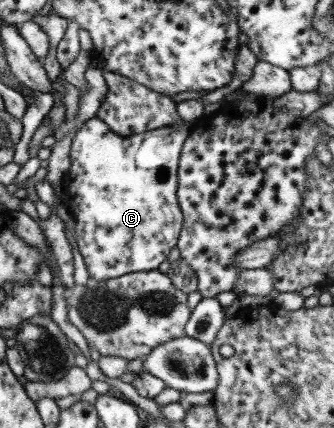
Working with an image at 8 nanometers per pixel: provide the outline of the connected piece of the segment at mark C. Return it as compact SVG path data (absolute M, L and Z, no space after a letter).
M97 116L88 119L79 127L77 133L73 136L71 144L71 167L66 174L64 185L64 203L70 208L72 215L76 220L75 240L78 243L78 249L84 259L84 264L88 269L90 279L94 281L106 281L112 278L119 278L126 274L138 273L143 271L158 270L159 265L168 260L171 250L177 246L179 234L183 227L183 212L181 211L178 197L178 179L177 170L179 167L179 156L185 140L188 138L192 127L192 122L180 123L162 128L143 132L142 134L123 137L109 129L109 126L102 122Z

